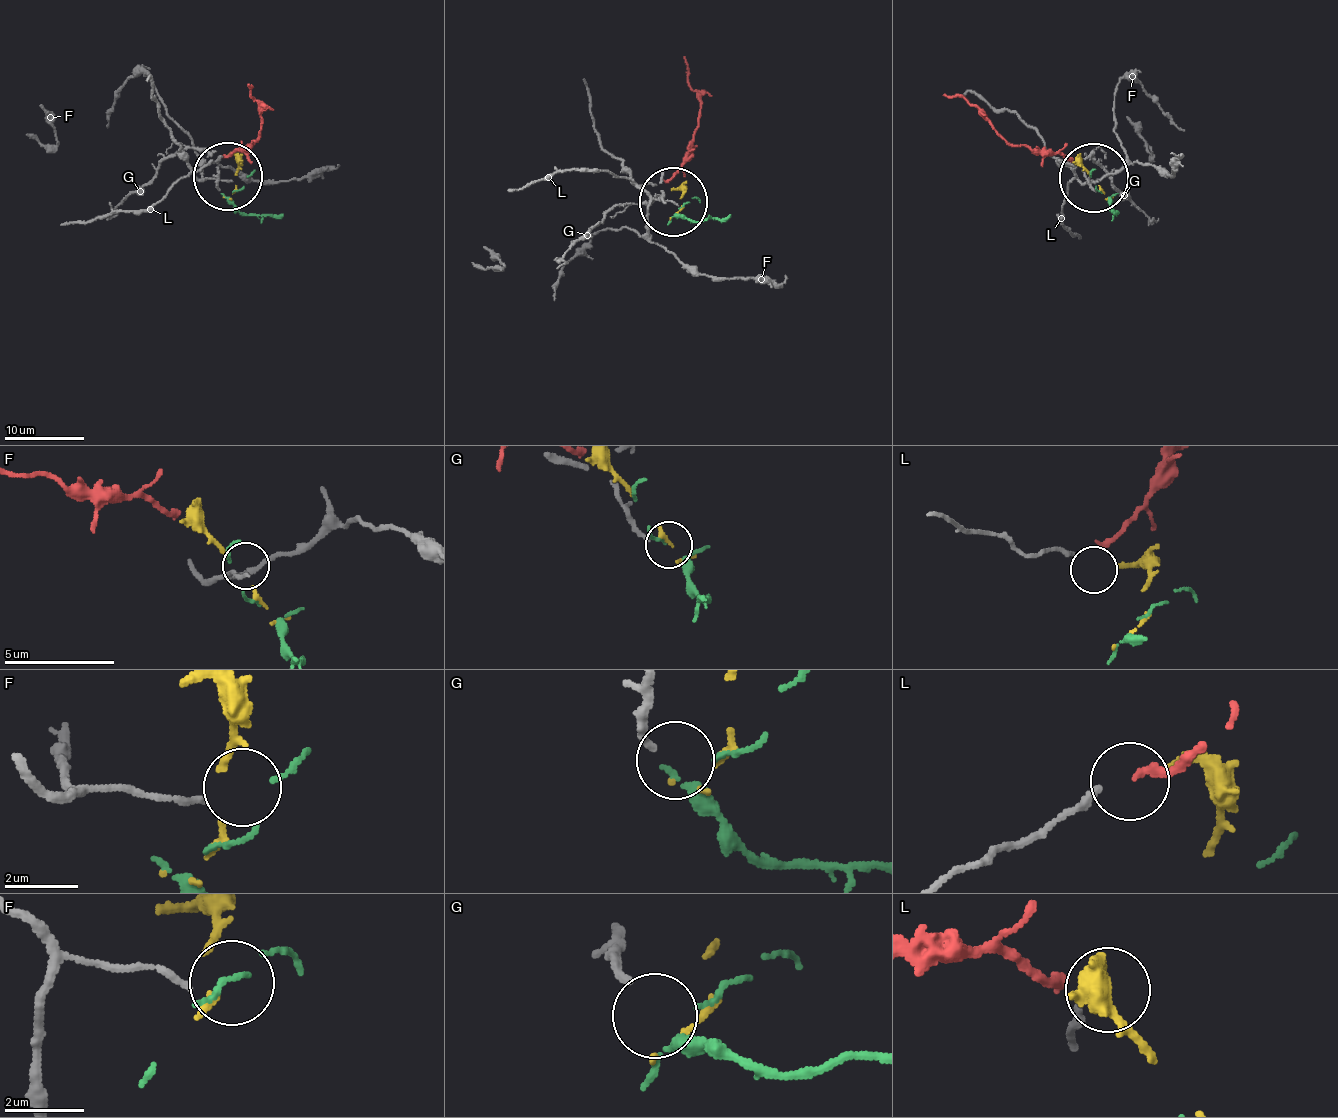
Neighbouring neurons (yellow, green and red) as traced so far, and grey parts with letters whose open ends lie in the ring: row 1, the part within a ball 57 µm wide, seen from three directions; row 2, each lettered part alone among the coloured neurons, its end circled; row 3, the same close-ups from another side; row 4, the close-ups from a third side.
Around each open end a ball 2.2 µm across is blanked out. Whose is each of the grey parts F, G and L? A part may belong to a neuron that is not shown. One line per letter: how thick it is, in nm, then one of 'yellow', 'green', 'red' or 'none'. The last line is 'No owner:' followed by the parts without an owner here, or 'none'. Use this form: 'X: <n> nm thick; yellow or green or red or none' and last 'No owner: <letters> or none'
F: 150 nm thick; none
G: 200 nm thick; green
L: 200 nm thick; yellow
No owner: F

